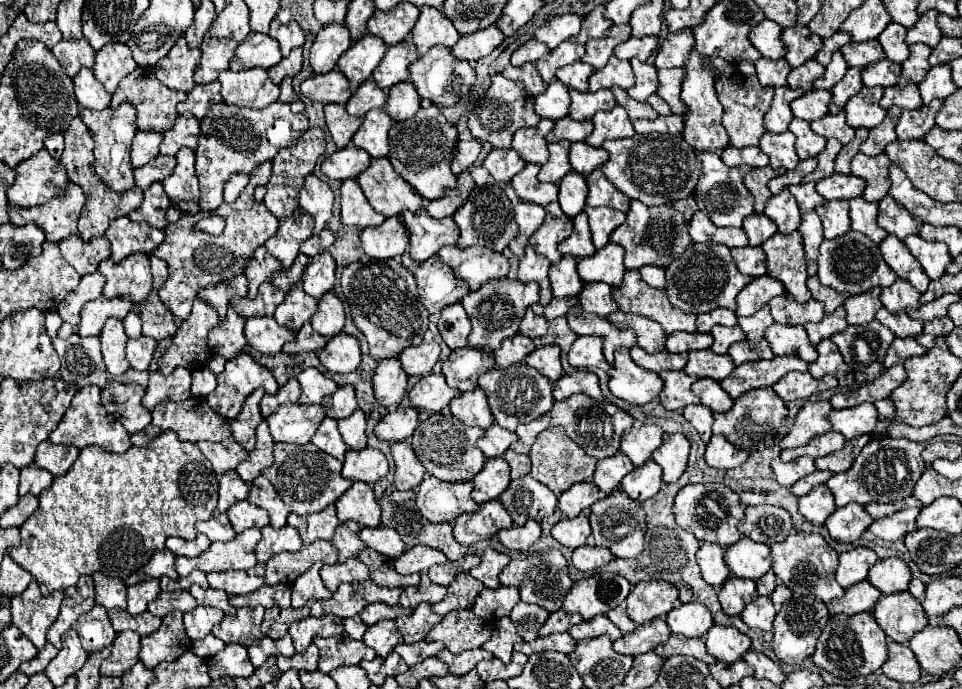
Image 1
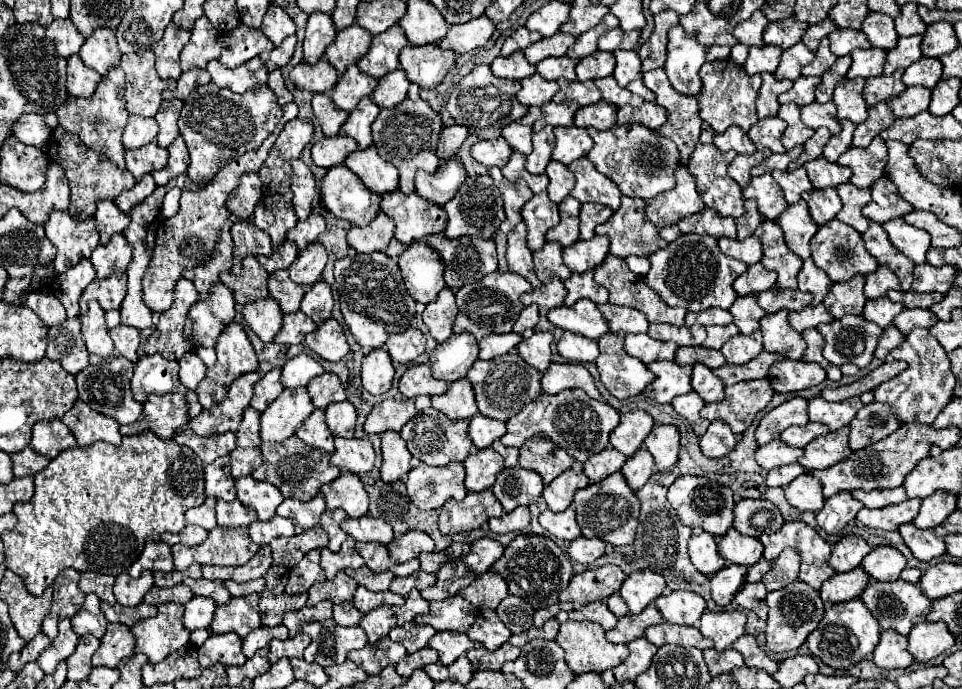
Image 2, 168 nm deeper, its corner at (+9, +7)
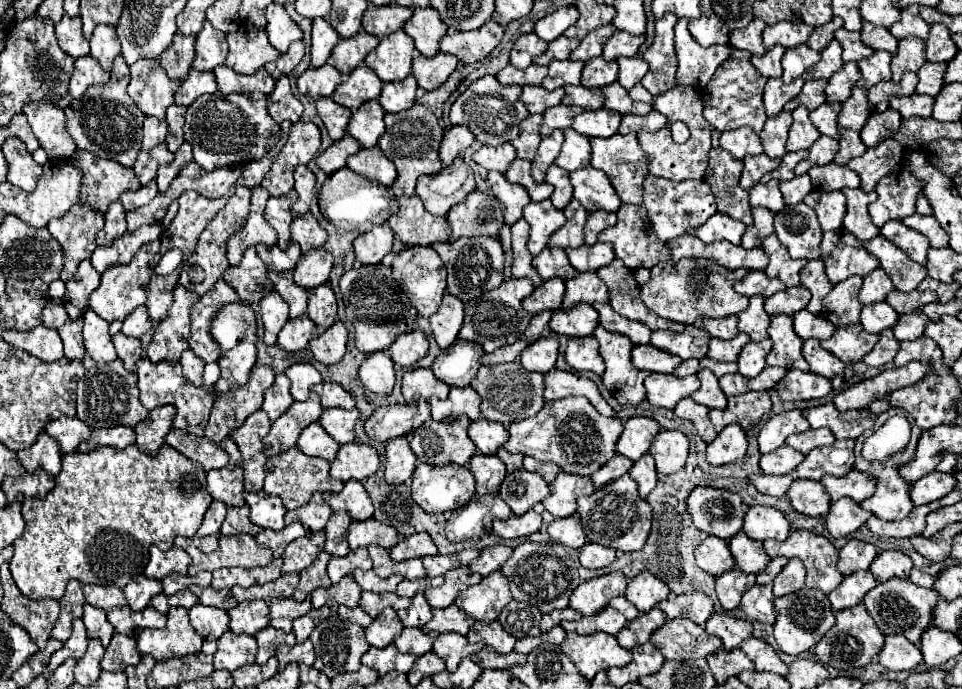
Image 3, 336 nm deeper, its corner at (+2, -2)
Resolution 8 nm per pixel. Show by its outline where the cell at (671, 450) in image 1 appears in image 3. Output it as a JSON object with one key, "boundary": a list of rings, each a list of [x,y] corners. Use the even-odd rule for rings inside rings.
{"boundary":[[[662,430],[654,438],[650,446],[650,454],[654,456],[658,474],[678,472],[688,456],[688,438],[682,432]]]}

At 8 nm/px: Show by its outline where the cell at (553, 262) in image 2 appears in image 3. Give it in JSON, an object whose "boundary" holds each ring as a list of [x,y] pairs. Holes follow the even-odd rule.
{"boundary":[[[544,248],[536,258],[532,258],[532,266],[536,272],[548,280],[552,276],[560,276],[562,280],[574,278],[578,272],[568,262],[568,256],[562,248]]]}

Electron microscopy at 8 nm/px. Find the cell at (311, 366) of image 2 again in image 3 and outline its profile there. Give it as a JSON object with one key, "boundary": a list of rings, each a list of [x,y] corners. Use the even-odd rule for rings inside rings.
{"boundary":[[[304,362],[288,366],[284,374],[286,374],[286,376],[290,378],[290,382],[292,382],[292,388],[290,388],[290,390],[292,390],[294,400],[300,400],[300,402],[304,402],[304,400],[308,398],[310,386],[322,382],[320,372],[318,372],[312,364],[304,364]]]}

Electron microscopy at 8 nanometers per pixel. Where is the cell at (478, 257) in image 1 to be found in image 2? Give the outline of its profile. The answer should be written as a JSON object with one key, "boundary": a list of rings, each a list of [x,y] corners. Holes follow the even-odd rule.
{"boundary":[[[427,235],[425,243],[441,255],[441,259],[445,263],[445,281],[451,289],[459,289],[465,283],[473,283],[473,281],[481,279],[483,275],[497,271],[497,251],[495,251],[493,239],[477,239],[477,237],[449,239],[445,235]]]}

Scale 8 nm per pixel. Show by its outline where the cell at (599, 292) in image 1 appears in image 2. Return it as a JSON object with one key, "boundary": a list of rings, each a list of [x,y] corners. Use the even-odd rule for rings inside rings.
{"boundary":[[[585,271],[585,275],[573,273],[571,279],[565,281],[565,287],[569,291],[567,299],[565,299],[567,307],[573,307],[573,303],[577,303],[583,297],[587,297],[587,299],[591,299],[595,303],[607,303],[607,299],[609,299],[607,289],[595,283],[593,271]]]}

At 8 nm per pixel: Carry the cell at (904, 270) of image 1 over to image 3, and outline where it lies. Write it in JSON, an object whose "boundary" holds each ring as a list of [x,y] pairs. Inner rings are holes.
{"boundary":[[[876,236],[864,242],[864,248],[878,258],[880,268],[886,270],[886,274],[892,278],[894,288],[900,292],[914,290],[926,278],[926,268],[914,262],[908,254],[900,252],[900,248],[884,236]]]}

